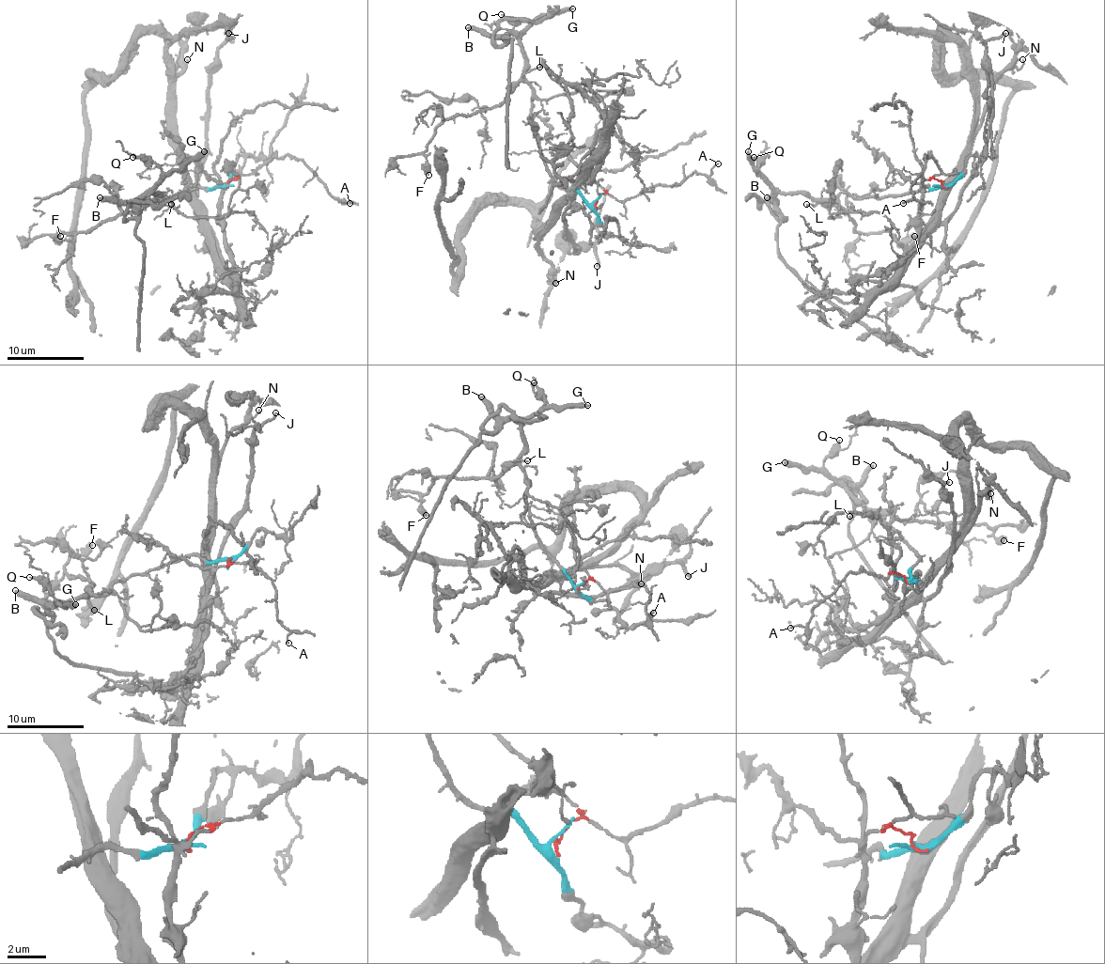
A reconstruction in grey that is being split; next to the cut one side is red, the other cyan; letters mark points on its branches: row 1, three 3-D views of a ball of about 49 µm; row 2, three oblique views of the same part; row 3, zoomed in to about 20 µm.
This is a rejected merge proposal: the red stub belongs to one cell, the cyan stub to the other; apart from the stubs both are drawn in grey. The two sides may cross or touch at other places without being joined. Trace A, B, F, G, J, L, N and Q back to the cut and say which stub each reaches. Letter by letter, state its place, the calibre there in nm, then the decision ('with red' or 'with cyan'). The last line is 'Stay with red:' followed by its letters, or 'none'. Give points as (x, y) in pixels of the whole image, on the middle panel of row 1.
A: (718, 163) | 120 nm | with red
B: (468, 27) | 440 nm | with cyan
F: (428, 175) | 260 nm | with cyan
G: (572, 8) | 400 nm | with cyan
J: (597, 266) | 240 nm | with red
L: (539, 67) | 130 nm | with cyan
N: (555, 283) | 90 nm | with red
Q: (501, 14) | 150 nm | with cyan
Stay with red: A, J, N

